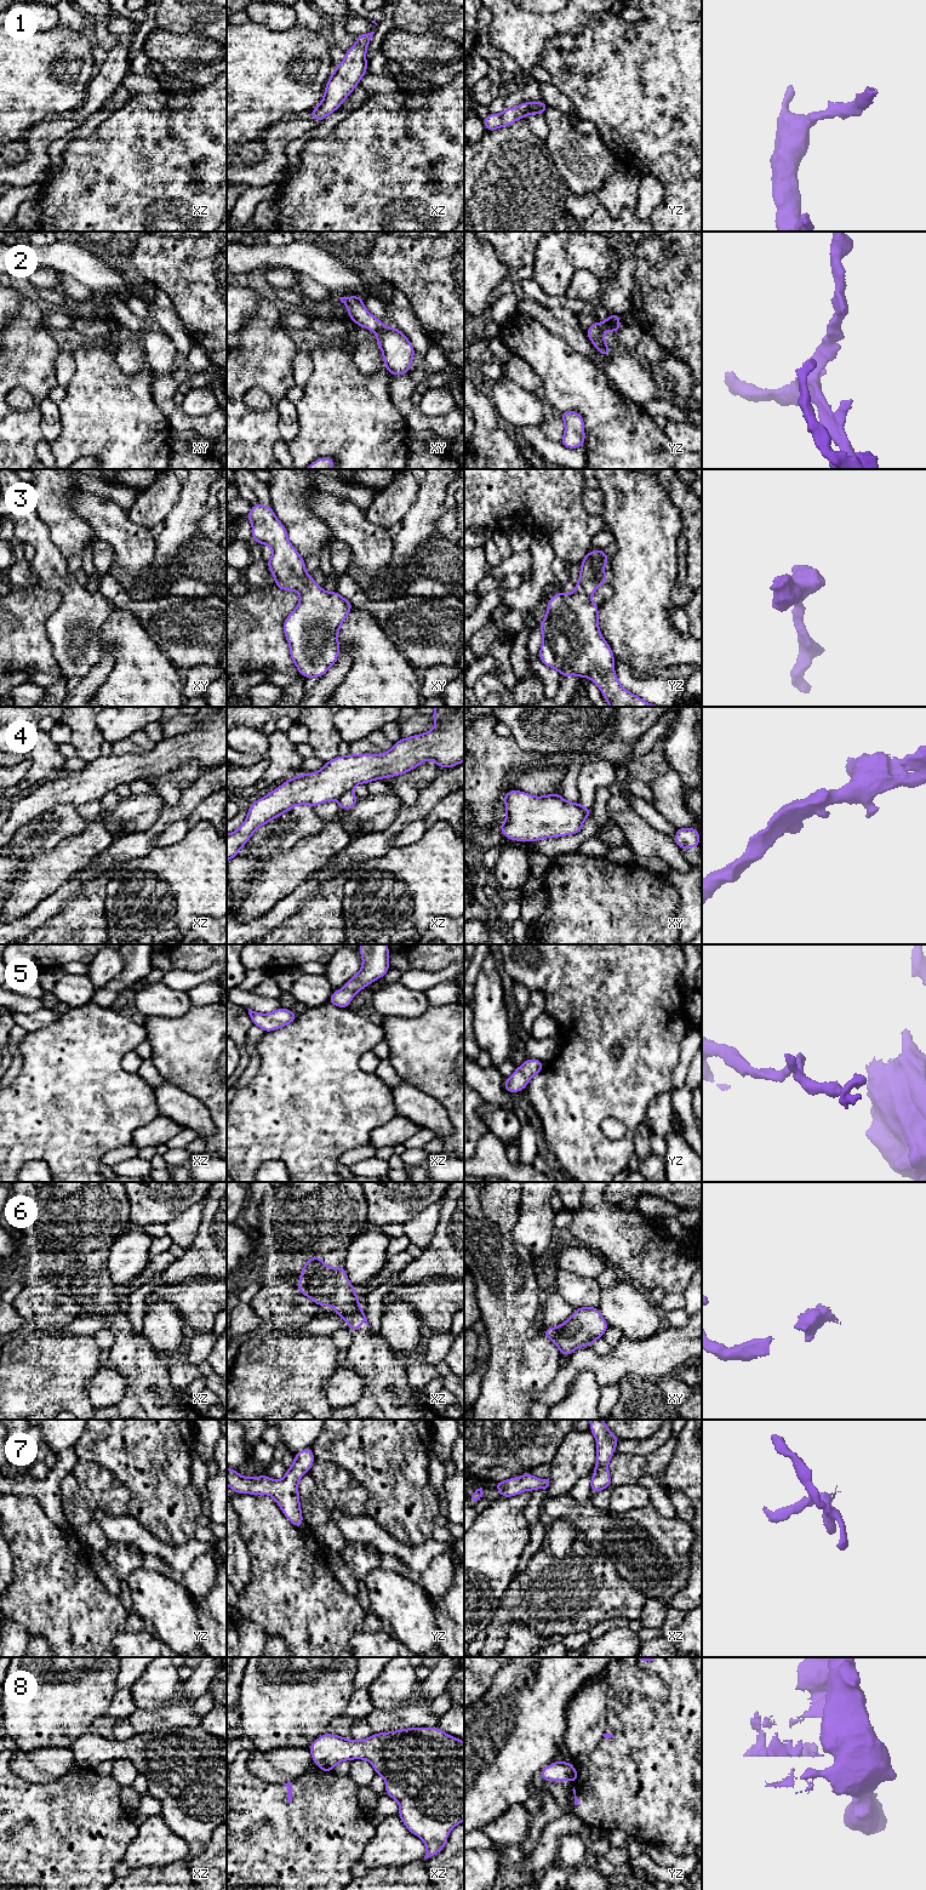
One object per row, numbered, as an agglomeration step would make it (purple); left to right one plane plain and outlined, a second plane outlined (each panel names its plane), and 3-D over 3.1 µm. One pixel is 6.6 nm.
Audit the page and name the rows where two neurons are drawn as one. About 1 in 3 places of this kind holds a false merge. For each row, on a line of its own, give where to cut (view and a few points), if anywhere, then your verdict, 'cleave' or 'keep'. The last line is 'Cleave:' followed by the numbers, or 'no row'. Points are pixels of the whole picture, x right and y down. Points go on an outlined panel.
1: cut none; keep
2: cut none; keep
3: cut none; keep
4: cut xz (350, 789), (337, 800); cleave
5: cut none; keep
6: cut none; keep
7: cut none; keep
8: cut xz (319, 1765), (331, 1769); cleave
Cleave: 4, 8

